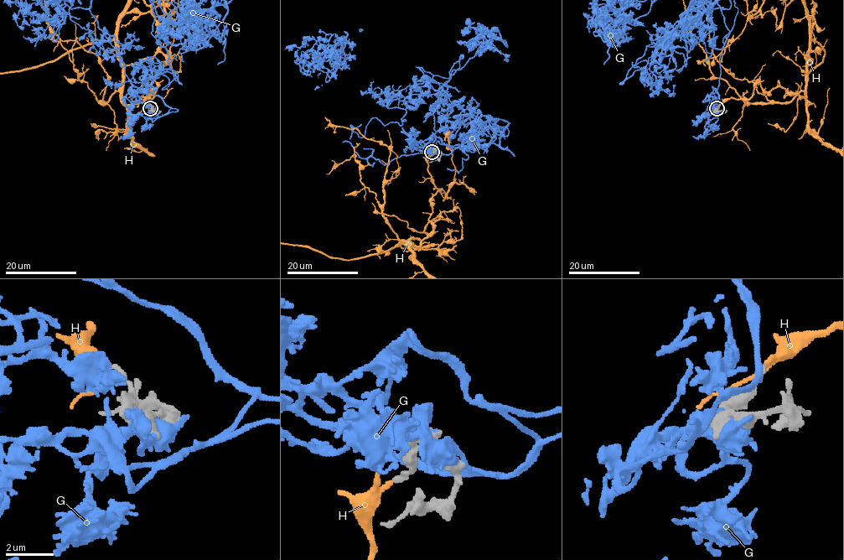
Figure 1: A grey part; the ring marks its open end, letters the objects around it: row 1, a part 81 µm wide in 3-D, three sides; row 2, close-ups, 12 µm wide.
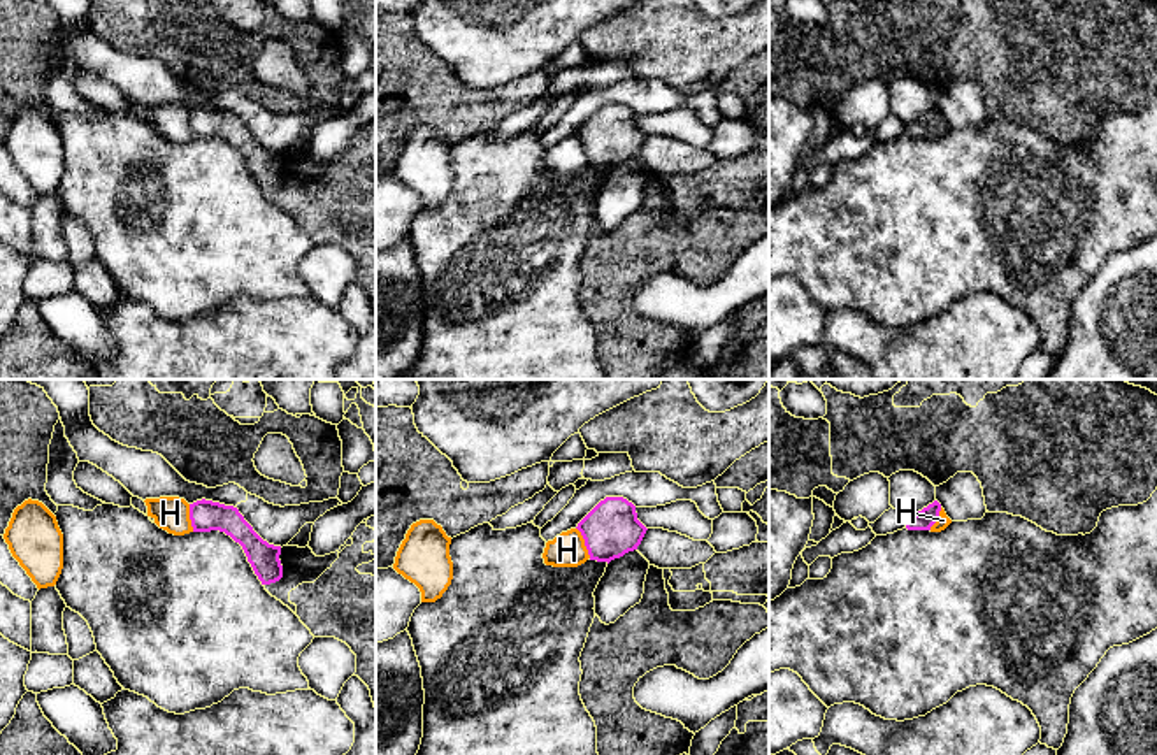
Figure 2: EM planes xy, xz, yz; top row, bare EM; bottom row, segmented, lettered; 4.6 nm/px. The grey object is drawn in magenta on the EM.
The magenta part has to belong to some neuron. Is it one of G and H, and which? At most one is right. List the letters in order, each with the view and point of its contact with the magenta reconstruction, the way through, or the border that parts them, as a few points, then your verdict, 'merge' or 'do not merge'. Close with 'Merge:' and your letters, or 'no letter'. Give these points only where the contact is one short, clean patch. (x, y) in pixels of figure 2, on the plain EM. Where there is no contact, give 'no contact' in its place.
G: no contact | do not merge
H: xz (585, 150) | along xz (576, 134), (590, 164) | do not merge
Merge: no letter

